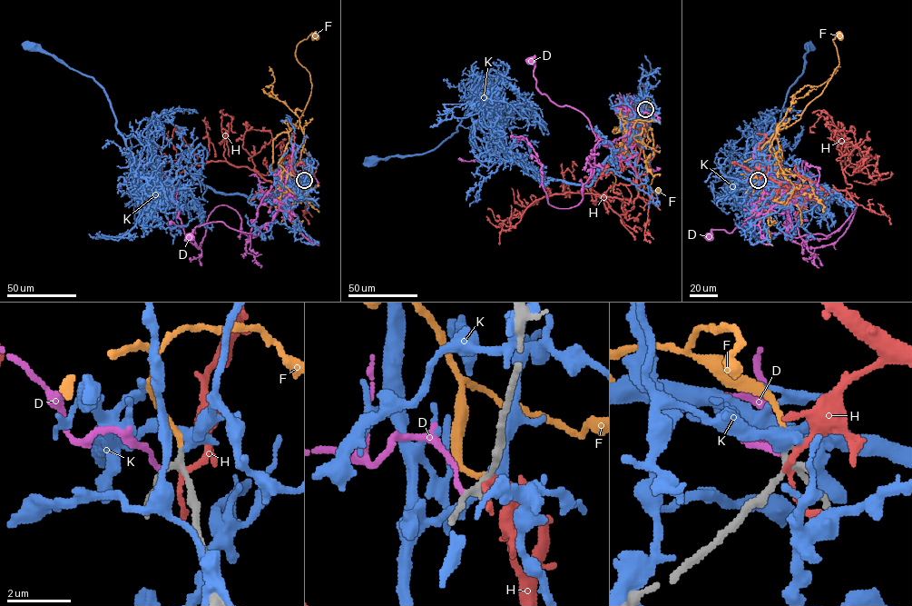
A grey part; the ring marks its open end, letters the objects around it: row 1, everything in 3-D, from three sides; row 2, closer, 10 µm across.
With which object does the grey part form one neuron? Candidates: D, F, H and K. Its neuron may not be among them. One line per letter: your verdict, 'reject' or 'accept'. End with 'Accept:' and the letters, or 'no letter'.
D: reject
F: accept
H: reject
K: reject
Accept: F

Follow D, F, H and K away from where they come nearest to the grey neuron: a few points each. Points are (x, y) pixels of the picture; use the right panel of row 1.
D: (759, 181), (759, 169), (763, 191), (789, 216), (786, 231), (764, 233), (750, 222), (710, 237)
F: (758, 180), (747, 173), (751, 159), (775, 133), (798, 121), (821, 93), (838, 64), (832, 40), (840, 36)
H: (758, 181), (768, 176), (815, 187), (851, 187), (840, 162), (863, 173), (858, 147), (868, 140), (868, 131)
K: (758, 180), (834, 196), (825, 184), (790, 185), (760, 143), (778, 125), (809, 45)

